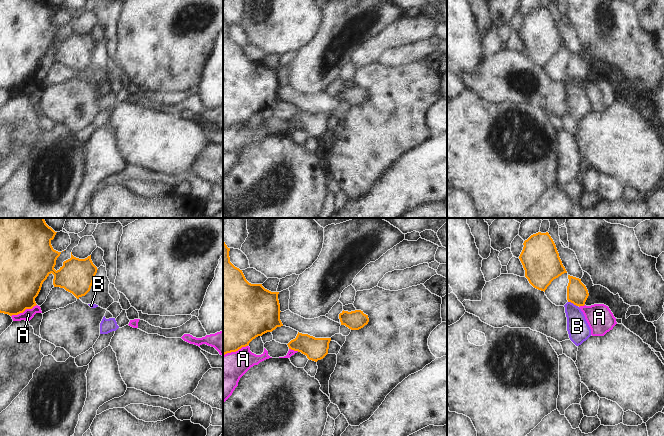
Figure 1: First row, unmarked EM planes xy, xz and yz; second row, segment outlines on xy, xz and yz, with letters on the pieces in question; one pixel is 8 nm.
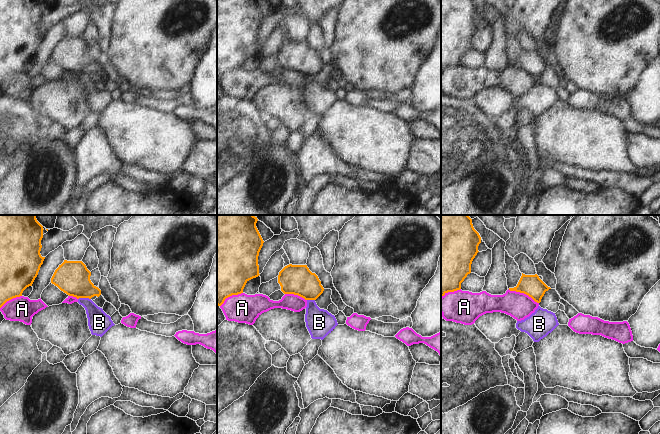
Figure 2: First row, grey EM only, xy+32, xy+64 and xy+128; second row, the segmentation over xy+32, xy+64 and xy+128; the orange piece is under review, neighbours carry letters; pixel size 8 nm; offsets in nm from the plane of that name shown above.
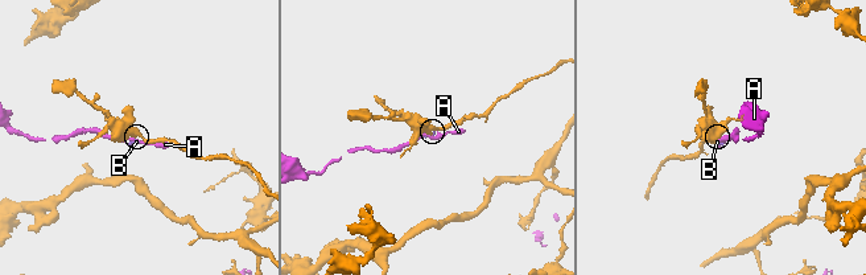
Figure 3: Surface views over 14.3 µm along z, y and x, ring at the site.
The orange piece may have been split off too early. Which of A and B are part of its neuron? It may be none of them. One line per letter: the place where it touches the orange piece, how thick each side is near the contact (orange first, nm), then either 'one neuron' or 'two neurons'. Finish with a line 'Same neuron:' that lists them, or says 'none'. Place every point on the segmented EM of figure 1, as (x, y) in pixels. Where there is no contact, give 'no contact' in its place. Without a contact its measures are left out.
A: xy (23, 311) | 340/90 nm | two neurons
B: yz (573, 303) | 170/180 nm | two neurons
Same neuron: none

